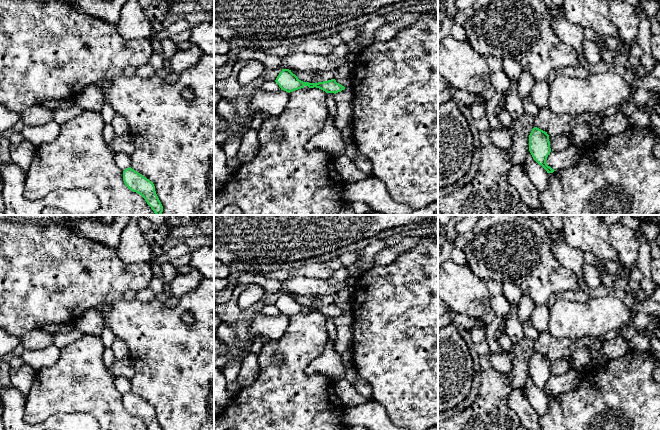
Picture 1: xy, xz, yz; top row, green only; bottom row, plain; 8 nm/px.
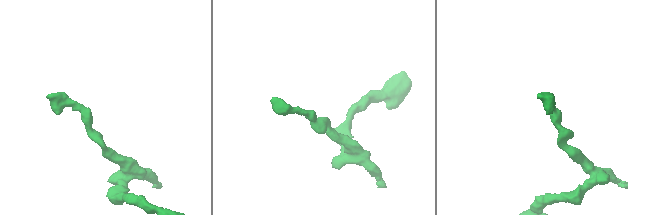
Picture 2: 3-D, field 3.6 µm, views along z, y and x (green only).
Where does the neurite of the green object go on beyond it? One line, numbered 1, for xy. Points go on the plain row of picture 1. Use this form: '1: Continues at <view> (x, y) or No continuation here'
1: No continuation here

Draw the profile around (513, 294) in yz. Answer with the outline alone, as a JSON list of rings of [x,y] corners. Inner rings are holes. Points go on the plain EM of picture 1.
[[[504,282],[502,283],[502,294],[506,297],[509,301],[510,305],[518,305],[522,296],[523,292],[511,282]]]

